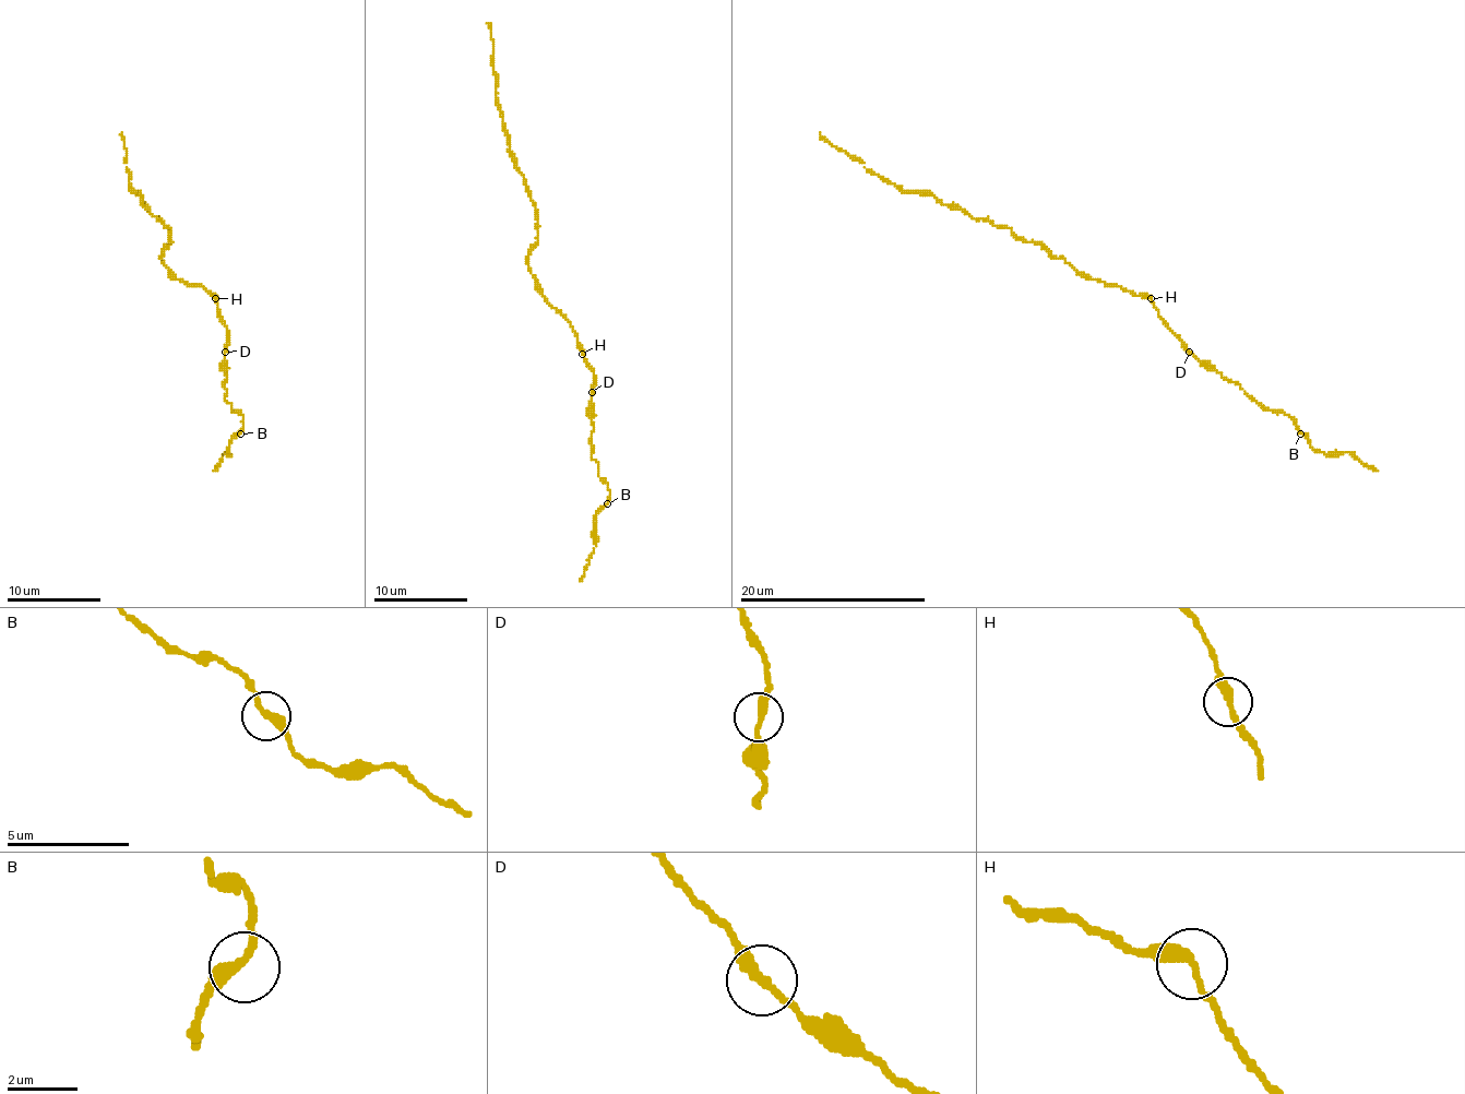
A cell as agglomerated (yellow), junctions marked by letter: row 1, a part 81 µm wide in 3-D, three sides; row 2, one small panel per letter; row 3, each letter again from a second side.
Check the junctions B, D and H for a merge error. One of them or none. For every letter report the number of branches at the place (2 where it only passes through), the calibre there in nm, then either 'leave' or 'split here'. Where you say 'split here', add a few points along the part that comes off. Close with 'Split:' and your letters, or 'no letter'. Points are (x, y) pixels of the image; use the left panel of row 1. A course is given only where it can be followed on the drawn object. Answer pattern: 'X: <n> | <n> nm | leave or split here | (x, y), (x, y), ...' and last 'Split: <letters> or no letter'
B: 2 | 280 nm | leave
D: 2 | 280 nm | leave
H: 2 | 280 nm | leave
Split: no letter

